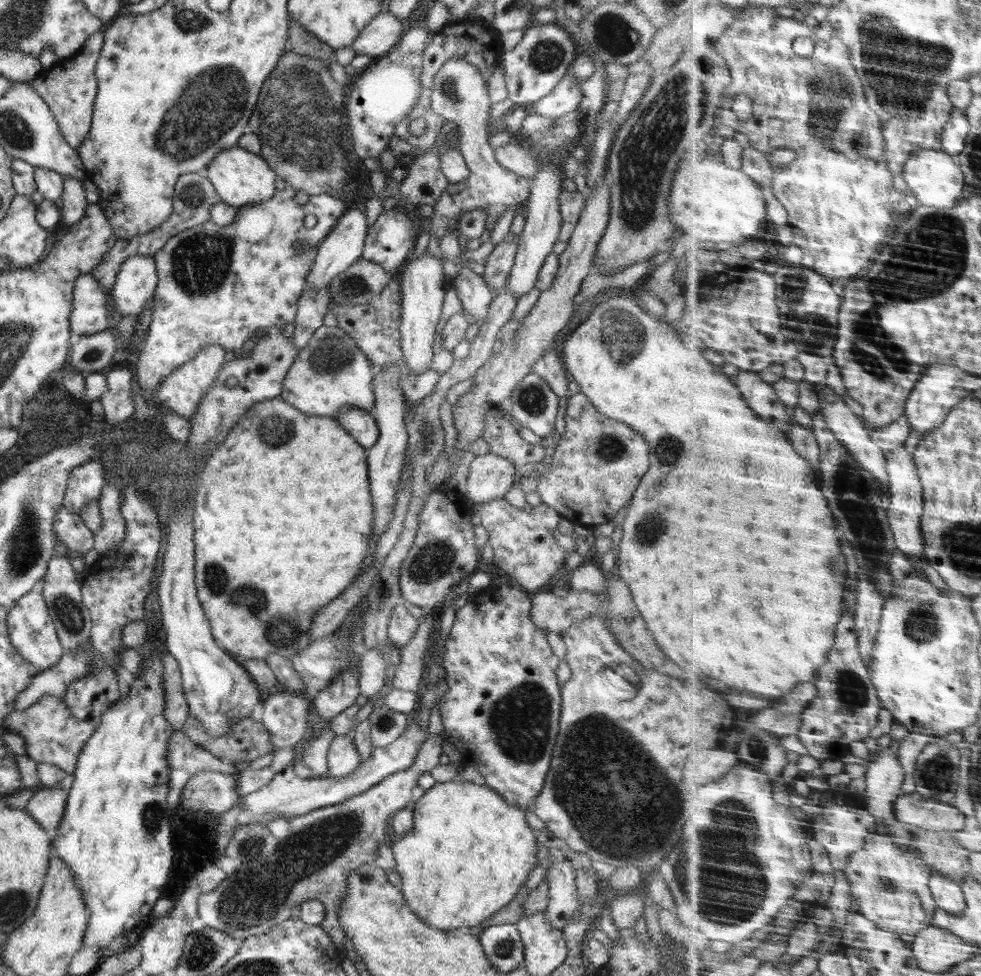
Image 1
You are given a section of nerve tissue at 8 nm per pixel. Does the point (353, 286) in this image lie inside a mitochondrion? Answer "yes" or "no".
yes

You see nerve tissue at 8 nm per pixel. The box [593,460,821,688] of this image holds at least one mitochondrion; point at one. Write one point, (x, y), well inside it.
(649, 529)

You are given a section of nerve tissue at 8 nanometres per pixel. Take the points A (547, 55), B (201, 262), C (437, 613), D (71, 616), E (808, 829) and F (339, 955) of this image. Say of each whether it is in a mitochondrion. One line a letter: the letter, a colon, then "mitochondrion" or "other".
A: mitochondrion
B: mitochondrion
C: other
D: mitochondrion
E: other
F: other

